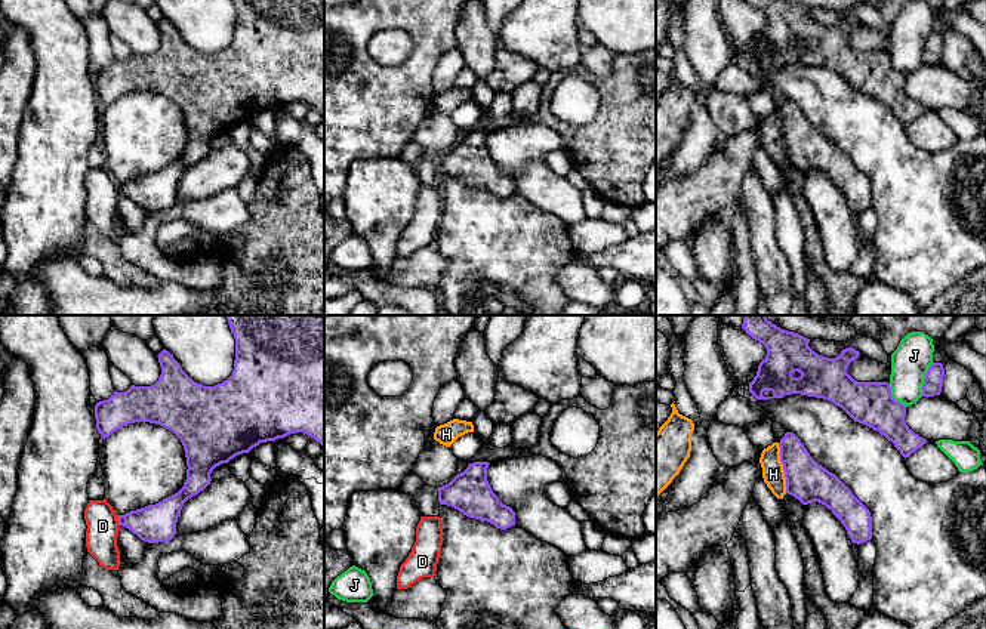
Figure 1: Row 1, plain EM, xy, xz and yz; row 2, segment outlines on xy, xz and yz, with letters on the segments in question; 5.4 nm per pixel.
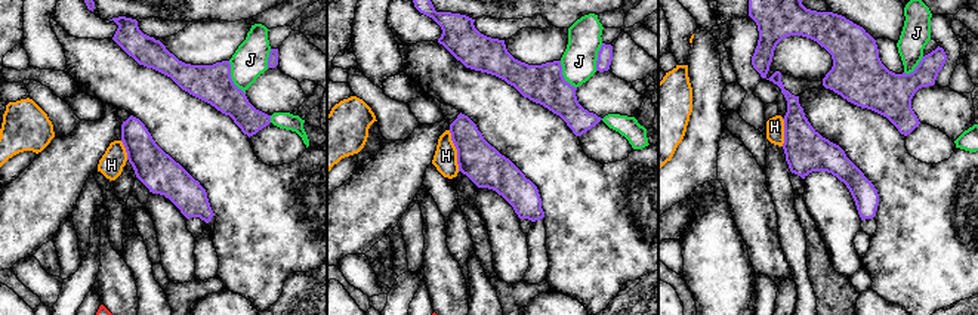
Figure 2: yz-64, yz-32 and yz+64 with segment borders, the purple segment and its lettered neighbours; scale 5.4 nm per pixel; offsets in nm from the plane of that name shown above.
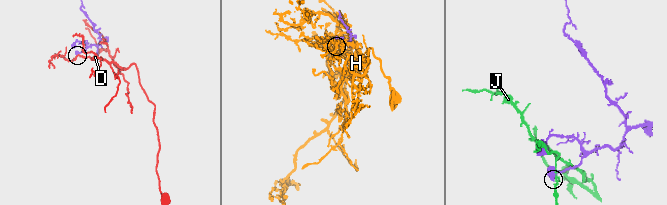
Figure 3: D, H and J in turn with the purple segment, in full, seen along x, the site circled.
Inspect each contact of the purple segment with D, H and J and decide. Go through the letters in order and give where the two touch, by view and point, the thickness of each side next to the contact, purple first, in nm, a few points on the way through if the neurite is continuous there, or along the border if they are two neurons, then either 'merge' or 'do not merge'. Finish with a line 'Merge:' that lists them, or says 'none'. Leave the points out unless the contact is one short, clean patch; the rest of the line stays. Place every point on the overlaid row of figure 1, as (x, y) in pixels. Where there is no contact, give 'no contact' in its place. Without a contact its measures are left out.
D: xy (117, 518) | 200/180 nm | along xy (117, 515), (120, 524) | do not merge
H: yz (783, 468) | 220/120 nm | along yz (777, 443), (786, 492) | do not merge
J: yz (924, 379) | 110/200 nm | do not merge
Merge: none

